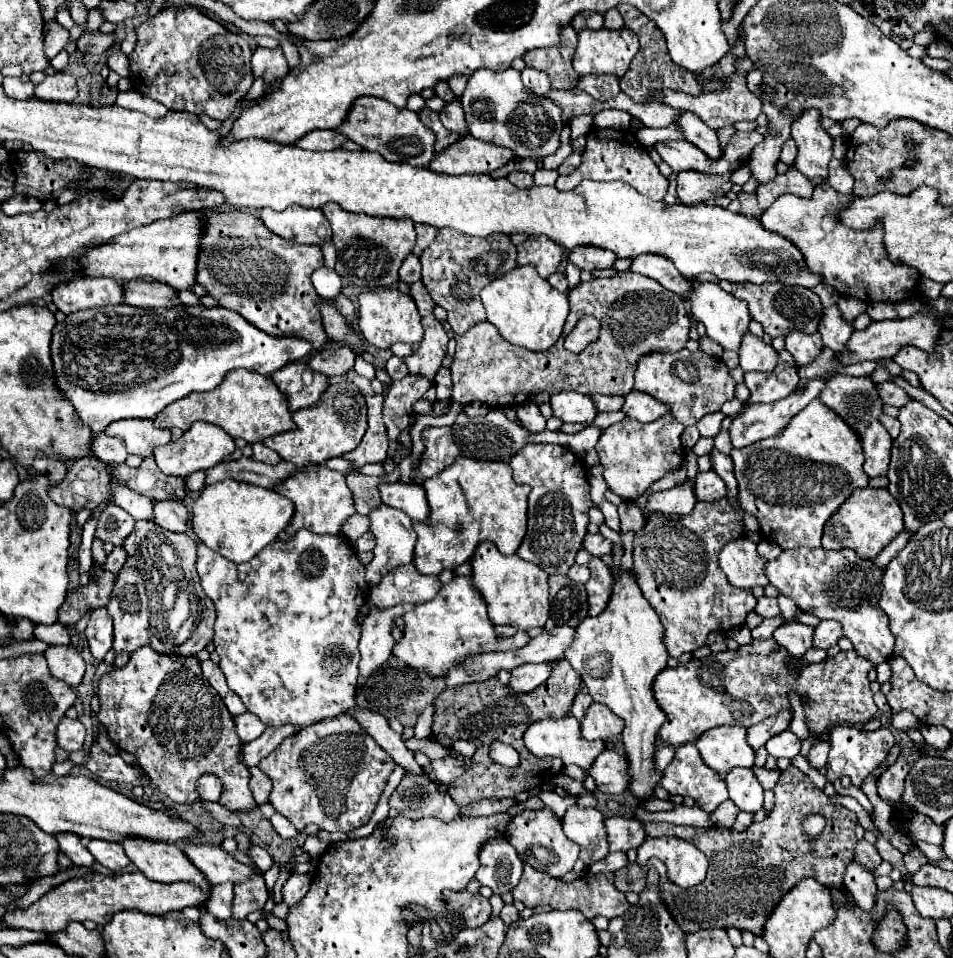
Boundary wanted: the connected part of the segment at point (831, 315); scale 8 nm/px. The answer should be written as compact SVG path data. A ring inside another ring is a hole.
M834 304L834 306L824 308L822 320L818 324L818 332L822 336L824 346L832 348L834 352L842 352L846 348L850 334L854 332L854 326L852 326L852 322L844 320L840 308Z

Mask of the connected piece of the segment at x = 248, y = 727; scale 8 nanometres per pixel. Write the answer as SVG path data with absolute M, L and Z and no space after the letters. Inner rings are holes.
M244 712L240 716L234 716L234 722L236 722L236 732L240 736L240 740L246 744L246 742L252 742L256 740L262 732L264 732L264 724L258 716L252 716L250 712Z

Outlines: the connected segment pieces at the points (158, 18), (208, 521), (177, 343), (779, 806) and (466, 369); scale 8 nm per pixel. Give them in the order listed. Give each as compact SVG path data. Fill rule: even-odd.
M170 6L160 10L152 20L136 28L138 42L130 58L130 80L132 88L140 94L162 102L168 110L182 110L192 114L206 114L208 118L224 122L240 102L240 98L250 90L254 76L250 68L252 50L248 42L224 28L220 22L208 18L194 6Z
M222 480L204 486L200 492L192 506L192 530L210 550L232 562L248 562L286 528L292 514L294 504L272 488L260 488L238 480Z
M102 306L88 308L66 316L66 322L56 324L52 334L52 364L54 380L62 396L74 406L78 420L90 428L92 436L104 432L114 420L124 418L156 418L168 404L184 398L190 392L208 392L222 384L230 370L246 368L262 376L270 376L284 364L304 358L312 352L312 344L300 338L274 338L248 324L240 314L222 306L176 306L176 308L136 308L136 306Z
M790 766L780 774L774 786L774 794L776 802L770 816L752 824L744 832L730 828L676 826L668 822L648 822L644 826L646 834L652 838L684 838L708 858L708 876L696 888L684 890L668 882L668 878L660 878L660 898L684 932L734 926L738 930L750 930L752 934L760 936L774 906L802 878L814 876L814 880L824 886L842 886L844 870L852 860L854 846L858 842L854 836L854 826L858 822L856 814L844 806L834 804L824 794L824 790L816 788L814 782L796 766ZM808 814L822 814L826 818L826 828L816 840L810 840L802 832L802 820Z
M622 272L612 278L598 278L592 282L582 282L568 294L570 314L564 324L560 340L546 352L530 352L520 346L506 342L494 324L480 322L466 334L454 336L456 354L450 366L452 370L452 400L460 404L482 402L488 406L518 406L538 392L558 394L564 390L574 390L580 394L618 394L626 396L632 392L634 370L640 356L648 352L678 352L688 342L690 316L686 302L668 292L664 286L656 284L640 274ZM592 314L602 320L602 338L590 344L584 352L572 354L564 348L566 334L576 326L576 322Z

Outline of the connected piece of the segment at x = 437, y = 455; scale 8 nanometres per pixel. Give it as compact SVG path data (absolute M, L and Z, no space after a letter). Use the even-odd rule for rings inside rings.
M424 428L422 440L424 440L426 452L422 454L418 480L414 480L414 482L422 482L426 478L436 476L446 466L454 464L456 456L460 454L458 446L452 440L450 428Z

